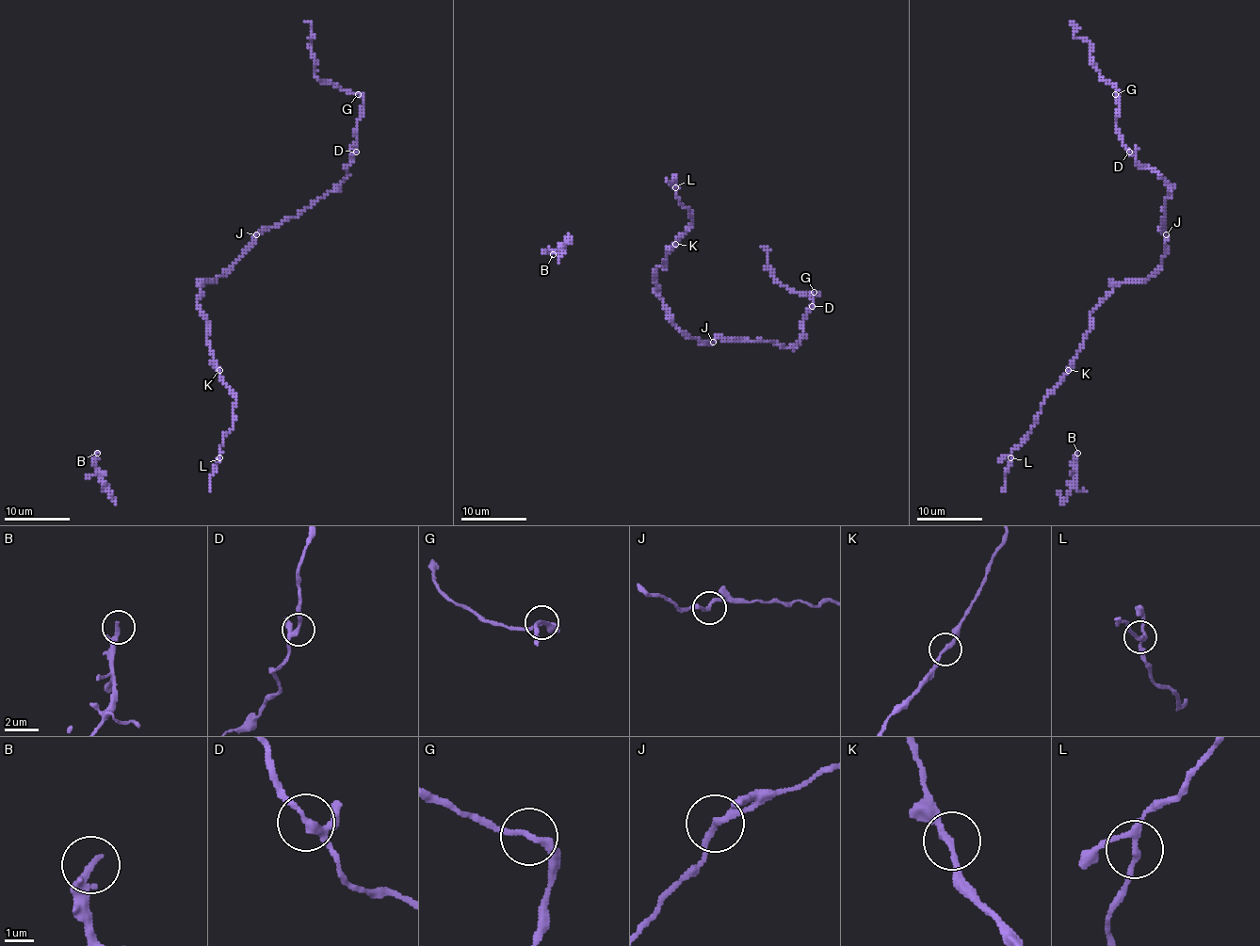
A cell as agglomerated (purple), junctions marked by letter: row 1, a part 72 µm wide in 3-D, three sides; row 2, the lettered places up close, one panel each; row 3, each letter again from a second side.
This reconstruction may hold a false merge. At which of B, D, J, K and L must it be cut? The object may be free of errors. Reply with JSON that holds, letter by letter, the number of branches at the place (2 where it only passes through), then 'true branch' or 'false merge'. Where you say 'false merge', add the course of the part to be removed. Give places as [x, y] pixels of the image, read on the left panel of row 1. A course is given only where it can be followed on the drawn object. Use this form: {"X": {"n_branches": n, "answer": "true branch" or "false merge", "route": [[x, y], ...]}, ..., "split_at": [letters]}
{"B": {"n_branches": 2, "answer": "true branch"}, "D": {"n_branches": 3, "answer": "true branch"}, "J": {"n_branches": 2, "answer": "true branch"}, "K": {"n_branches": 2, "answer": "true branch"}, "L": {"n_branches": 3, "answer": "true branch"}, "split_at": []}

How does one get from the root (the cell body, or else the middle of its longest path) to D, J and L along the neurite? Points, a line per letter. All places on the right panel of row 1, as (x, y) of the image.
D: (1130, 281), (1143, 281), (1166, 254), (1162, 218), (1171, 192), (1130, 152)
J: (1130, 281), (1143, 281), (1161, 264), (1166, 254), (1166, 234)
L: (1130, 281), (1117, 283), (1090, 312), (1090, 329), (1073, 366), (1045, 397), (1037, 422), (1010, 457)

